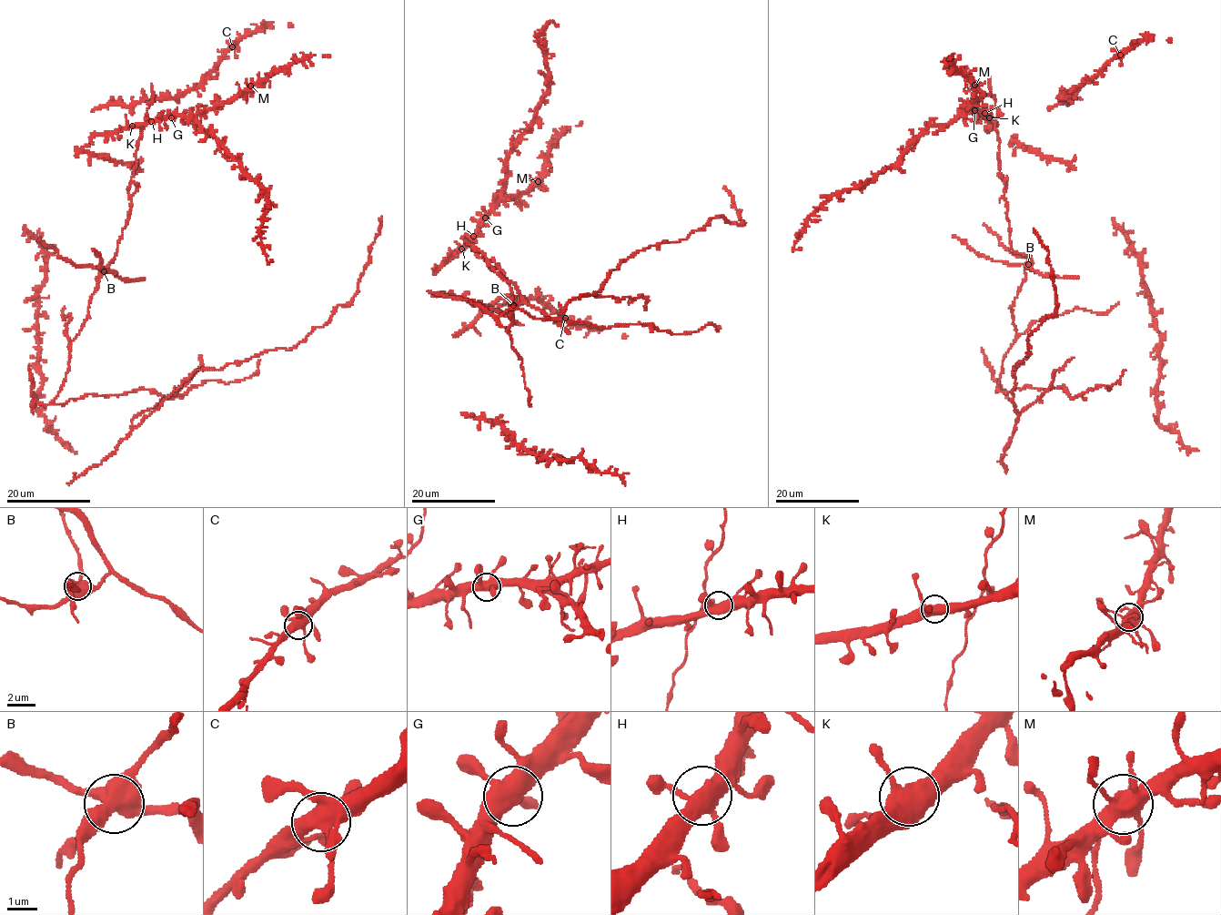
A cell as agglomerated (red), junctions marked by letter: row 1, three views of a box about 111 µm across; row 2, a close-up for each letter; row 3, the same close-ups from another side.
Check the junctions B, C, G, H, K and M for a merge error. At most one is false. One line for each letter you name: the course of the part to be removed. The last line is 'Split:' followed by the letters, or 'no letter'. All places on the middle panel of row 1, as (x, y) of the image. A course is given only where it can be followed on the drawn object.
B: Course of the part to remove: (513, 305), (522, 300), (518, 289), (507, 282), (489, 264), (486, 256), (464, 240)
Split: B

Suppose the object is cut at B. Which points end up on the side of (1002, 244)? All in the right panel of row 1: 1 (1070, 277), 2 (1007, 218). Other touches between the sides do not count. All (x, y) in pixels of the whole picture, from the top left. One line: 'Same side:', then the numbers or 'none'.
Same side: 1

